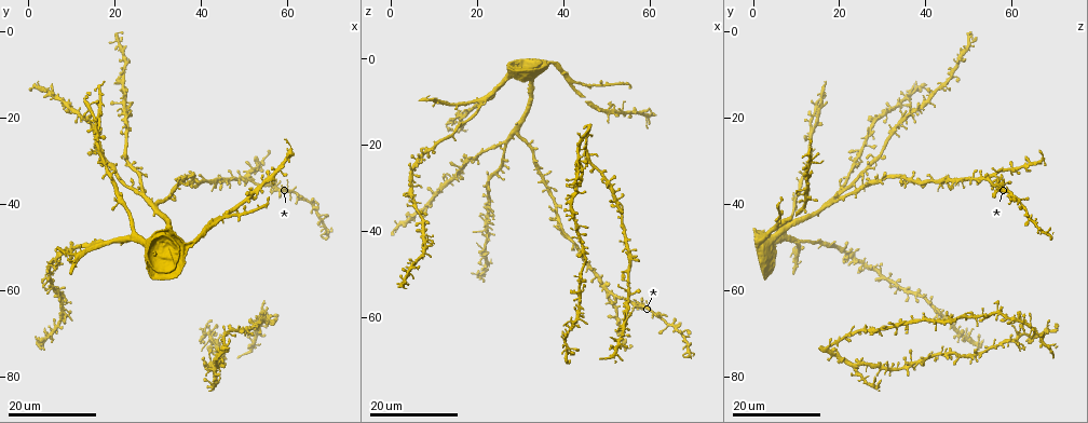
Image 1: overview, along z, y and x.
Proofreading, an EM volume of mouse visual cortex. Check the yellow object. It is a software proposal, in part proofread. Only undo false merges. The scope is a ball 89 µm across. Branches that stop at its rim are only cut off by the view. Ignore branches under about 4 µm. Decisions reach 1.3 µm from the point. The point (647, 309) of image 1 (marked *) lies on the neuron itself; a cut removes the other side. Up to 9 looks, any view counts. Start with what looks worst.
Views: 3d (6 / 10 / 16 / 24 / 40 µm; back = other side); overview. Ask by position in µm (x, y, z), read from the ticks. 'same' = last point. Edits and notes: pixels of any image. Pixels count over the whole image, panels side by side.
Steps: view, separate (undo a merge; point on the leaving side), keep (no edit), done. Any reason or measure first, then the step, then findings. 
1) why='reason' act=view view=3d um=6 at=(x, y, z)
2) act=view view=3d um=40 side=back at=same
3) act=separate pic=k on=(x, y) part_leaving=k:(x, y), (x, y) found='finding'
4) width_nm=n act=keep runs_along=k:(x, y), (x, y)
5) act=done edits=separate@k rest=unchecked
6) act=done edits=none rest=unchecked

why='a fork' act=view view=3d um=24 at=(42.0, 45.5, 5.5)

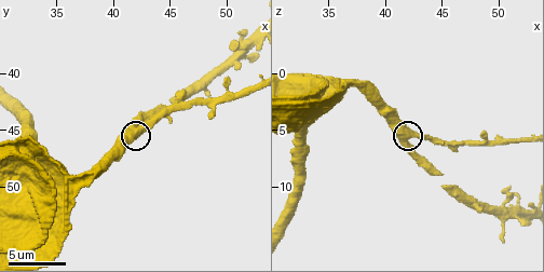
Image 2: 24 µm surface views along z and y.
why='closer look' act=view view=3d um=6 at=(42.2, 44.8, 5.8)

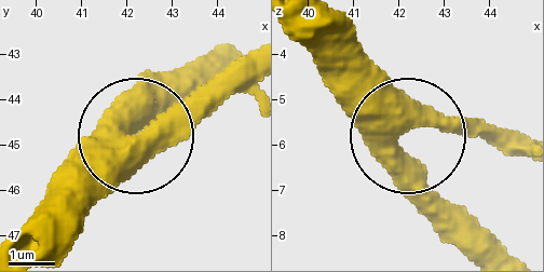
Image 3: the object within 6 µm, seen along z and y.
width_nm=530 act=keep runs_along=3:(23, 229), (97, 147), (178, 132), (244, 70) found='continuous, no second neuron'

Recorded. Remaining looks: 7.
act=view view=3d um=16 at=(20.0, 48.5, 9.5)

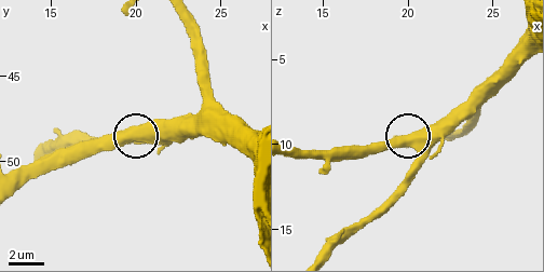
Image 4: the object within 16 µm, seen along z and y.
act=view view=3d um=10 at=same

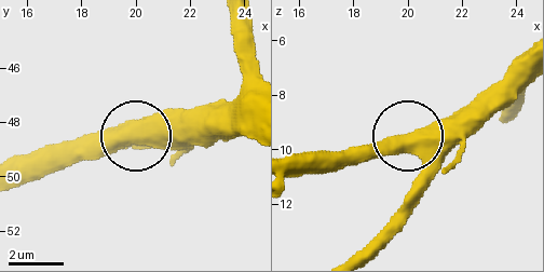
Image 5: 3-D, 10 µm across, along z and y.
side_arm_um=15 act=keep runs_along=5:(249, 133), (124, 133), (50, 146) found='one neuron here'

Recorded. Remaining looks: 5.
why='looks like a crossing' act=view view=3d um=16 at=(67.5, 44.0, 64.0)

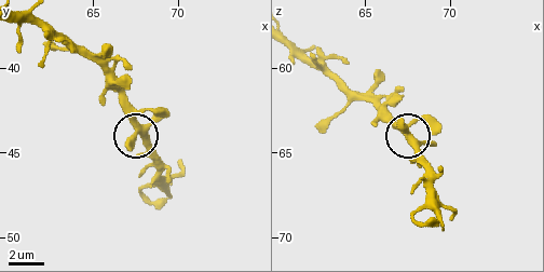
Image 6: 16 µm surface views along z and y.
act=view view=3d um=10 at=(67.8, 43.6, 64.1)

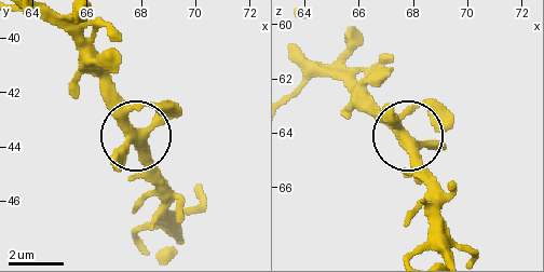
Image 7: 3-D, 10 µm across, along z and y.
width_nm=380 act=keep runs_along=7:(42, 17), (70, 36), (138, 154), (173, 193) found='continuous, no second neuron'

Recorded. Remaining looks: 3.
why='looks like a crossing' act=view view=3d um=24 at=(26.0, 36.5, 21.0)

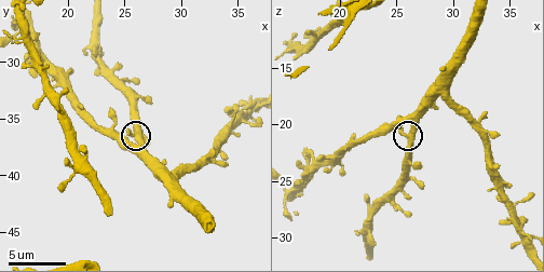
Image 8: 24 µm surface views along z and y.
act=view view=3d um=10 at=(26.0, 36.6, 21.0)

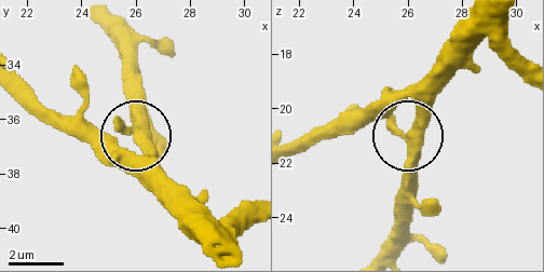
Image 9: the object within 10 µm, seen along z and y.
width_nm=370 act=keep found='continuous, no second neuron'

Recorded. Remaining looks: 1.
act=done edits=none rest=unchecked

